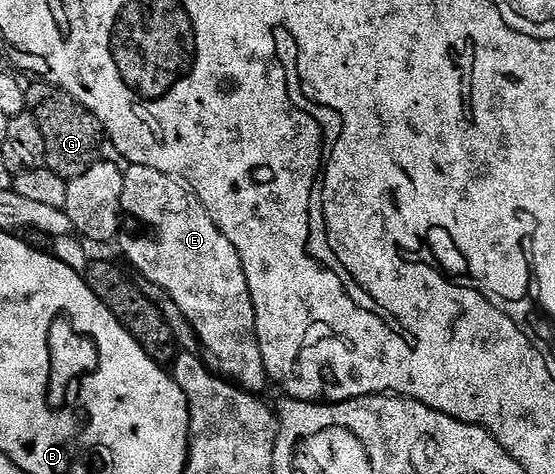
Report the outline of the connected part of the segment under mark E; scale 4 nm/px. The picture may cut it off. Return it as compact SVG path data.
M130 165L124 173L122 212L127 218L143 221L154 232L151 237L128 238L122 245L127 259L174 300L175 307L190 320L203 347L218 360L221 372L238 388L261 394L268 378L254 330L248 279L244 279L236 247L212 223L194 188L173 173Z

